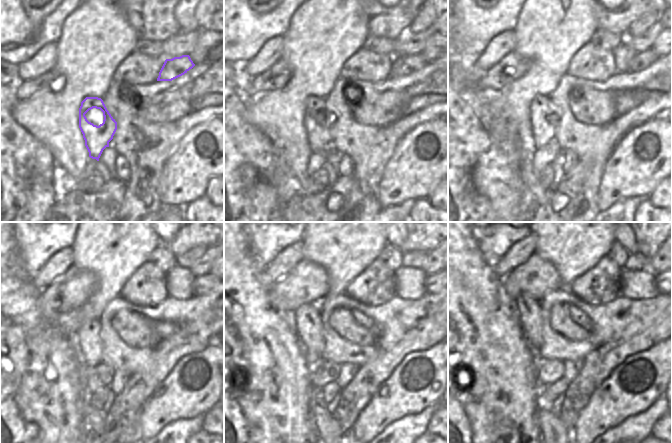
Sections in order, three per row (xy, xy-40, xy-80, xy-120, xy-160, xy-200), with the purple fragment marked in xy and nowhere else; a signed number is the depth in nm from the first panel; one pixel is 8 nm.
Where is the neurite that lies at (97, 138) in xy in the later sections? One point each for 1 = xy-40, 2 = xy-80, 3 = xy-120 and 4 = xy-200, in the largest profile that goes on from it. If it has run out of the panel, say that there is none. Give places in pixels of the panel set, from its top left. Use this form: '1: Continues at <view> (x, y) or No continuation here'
1: Continues at xy-40 (319, 134)
2: Continues at xy-80 (543, 120)
3: Continues at xy-120 (88, 334)
4: Continues at xy-200 (528, 309).

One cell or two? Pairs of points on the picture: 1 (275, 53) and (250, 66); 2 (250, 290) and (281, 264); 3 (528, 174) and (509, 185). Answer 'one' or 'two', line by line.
1: one
2: two
3: two

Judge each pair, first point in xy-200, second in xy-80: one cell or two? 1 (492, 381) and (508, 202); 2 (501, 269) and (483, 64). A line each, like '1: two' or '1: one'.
1: one
2: one

